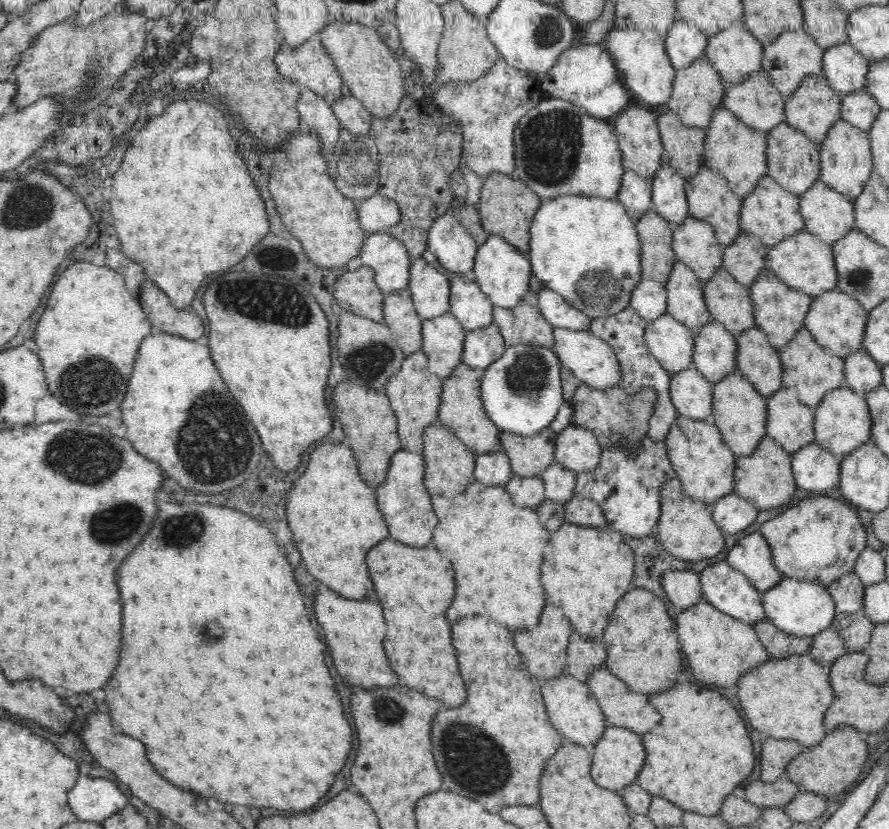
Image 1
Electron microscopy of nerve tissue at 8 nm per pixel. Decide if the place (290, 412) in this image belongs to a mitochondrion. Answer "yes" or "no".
no

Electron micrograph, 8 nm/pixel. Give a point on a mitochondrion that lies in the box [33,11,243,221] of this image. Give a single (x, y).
(88, 91)

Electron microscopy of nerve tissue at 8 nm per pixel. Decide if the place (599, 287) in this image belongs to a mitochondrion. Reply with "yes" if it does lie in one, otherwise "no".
yes

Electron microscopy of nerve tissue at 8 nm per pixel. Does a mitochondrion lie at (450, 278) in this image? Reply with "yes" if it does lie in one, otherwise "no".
no

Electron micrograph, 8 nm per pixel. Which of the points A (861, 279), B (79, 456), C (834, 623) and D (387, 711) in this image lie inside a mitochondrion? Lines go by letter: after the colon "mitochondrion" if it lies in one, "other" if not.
A: mitochondrion
B: mitochondrion
C: other
D: mitochondrion

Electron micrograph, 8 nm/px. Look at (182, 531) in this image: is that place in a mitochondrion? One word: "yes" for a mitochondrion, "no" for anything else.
yes

